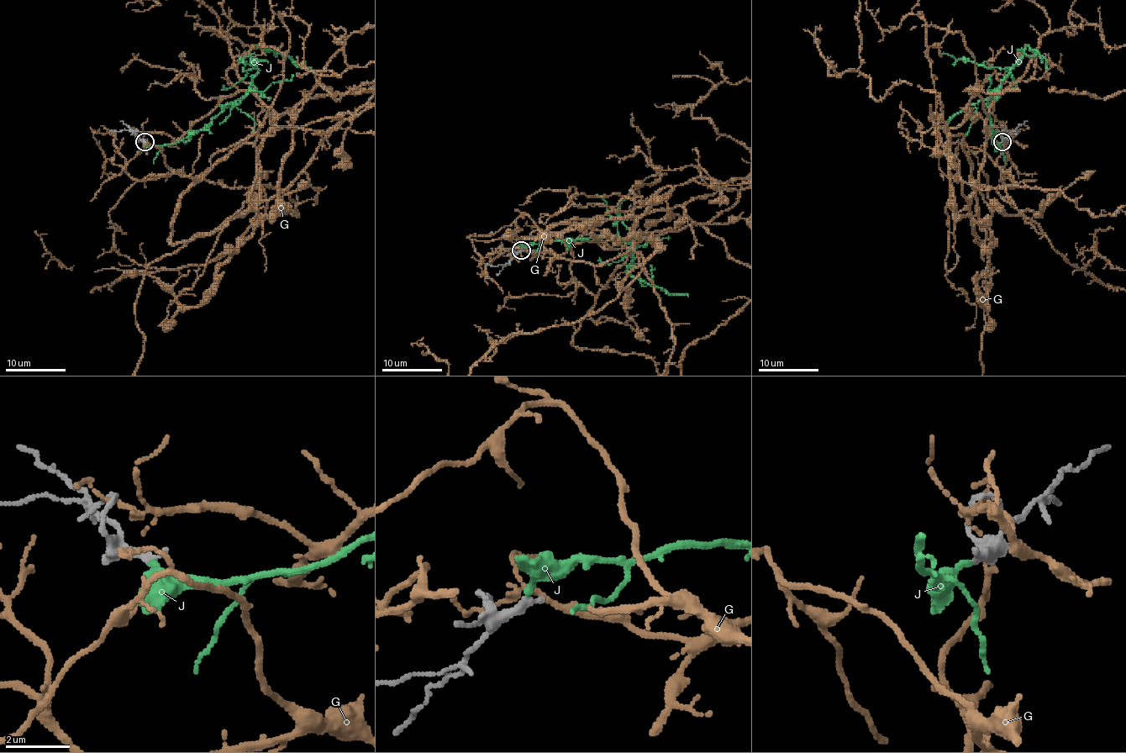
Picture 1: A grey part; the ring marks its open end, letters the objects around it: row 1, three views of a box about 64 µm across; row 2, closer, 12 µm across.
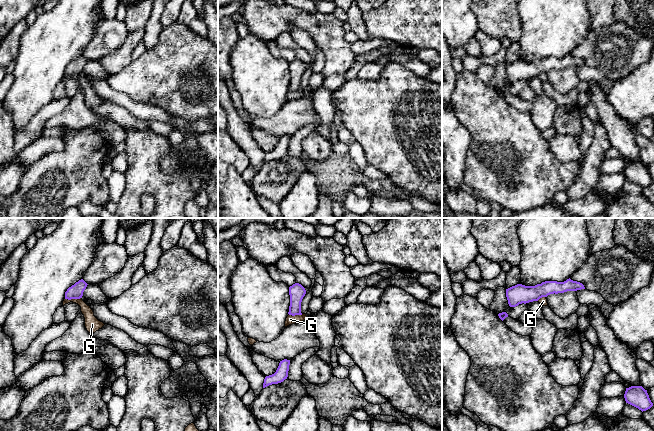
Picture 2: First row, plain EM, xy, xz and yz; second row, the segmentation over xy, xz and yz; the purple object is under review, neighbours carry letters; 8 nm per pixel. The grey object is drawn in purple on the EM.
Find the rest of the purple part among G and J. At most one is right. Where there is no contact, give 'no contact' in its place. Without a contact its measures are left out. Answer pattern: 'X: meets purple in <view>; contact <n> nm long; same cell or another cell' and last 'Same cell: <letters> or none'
G: meets purple in xy; contact 140 nm long; another cell
J: no contact; same cell
Same cell: J

